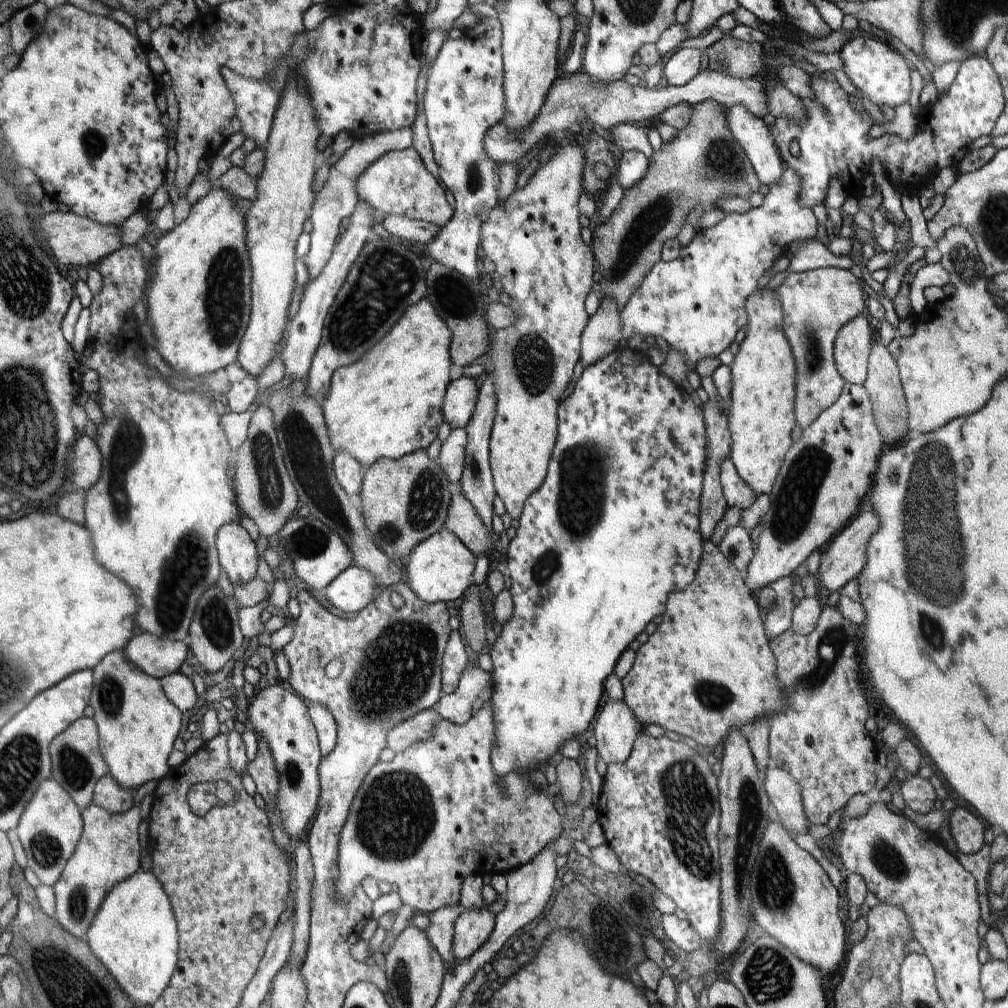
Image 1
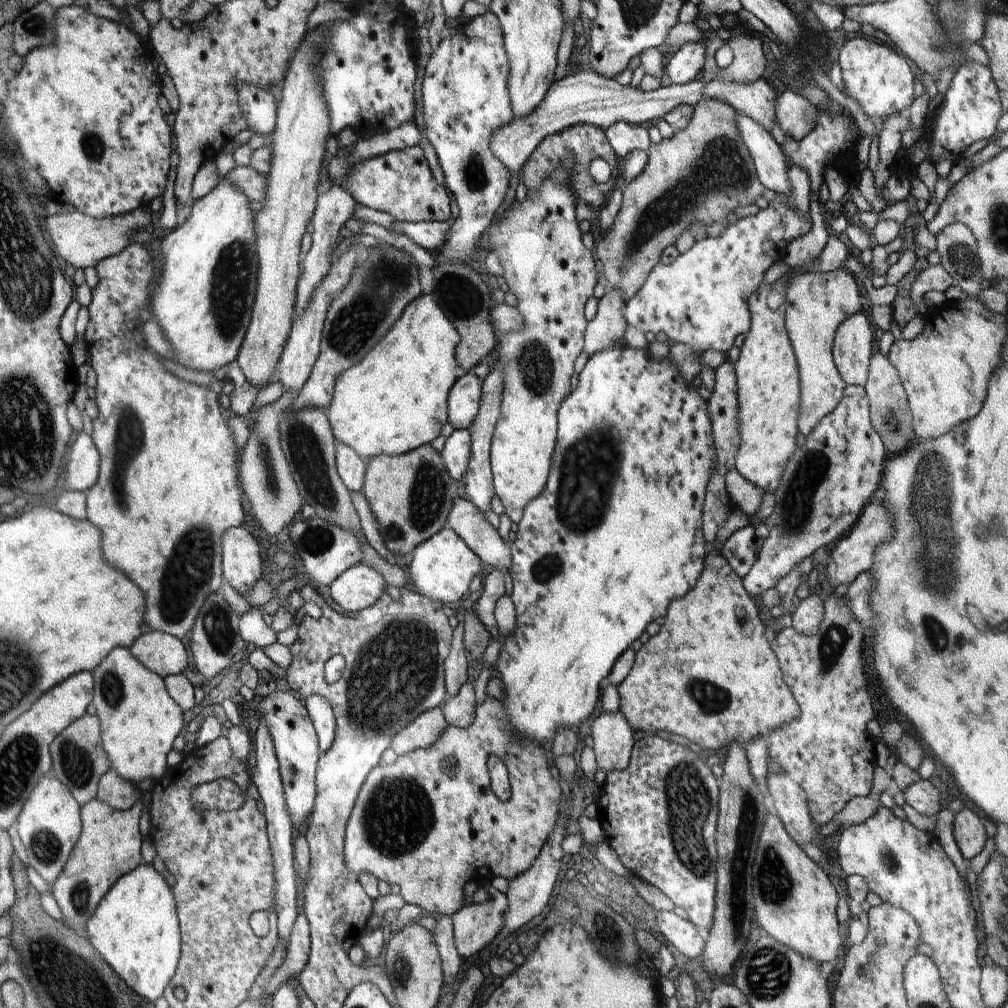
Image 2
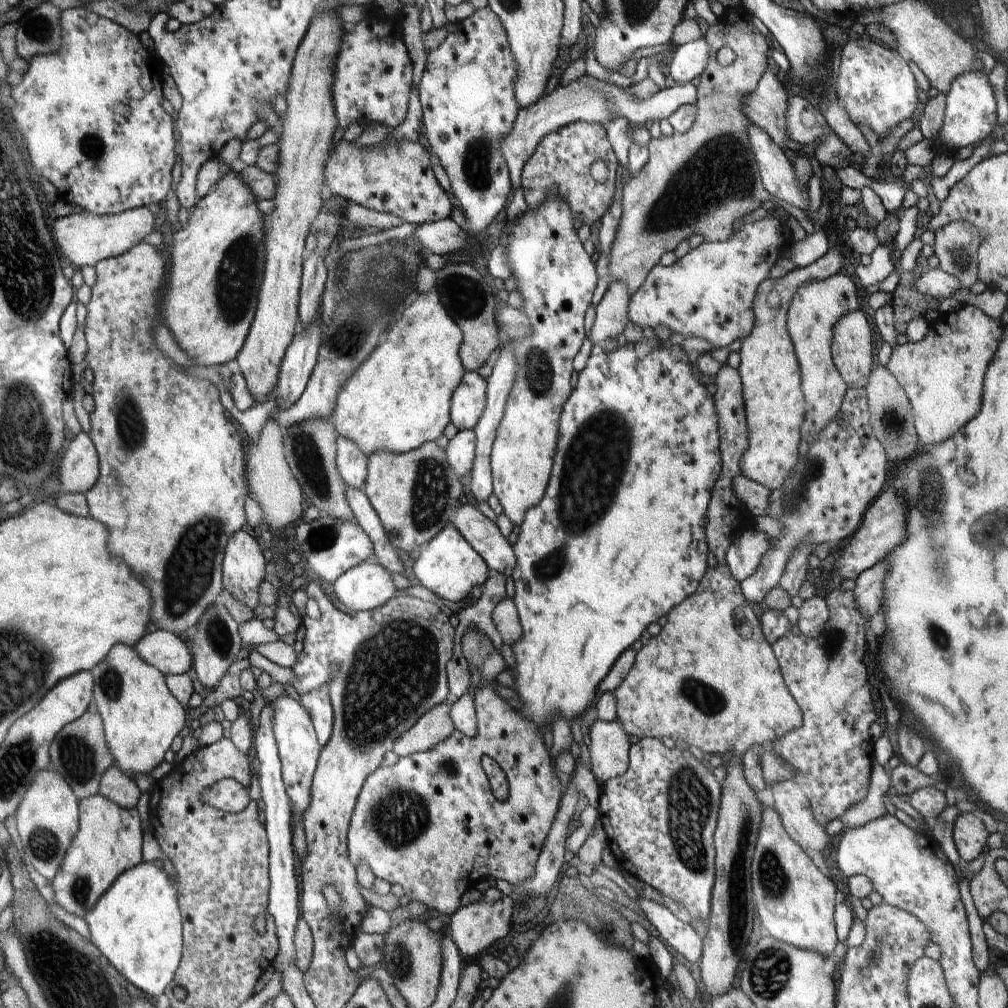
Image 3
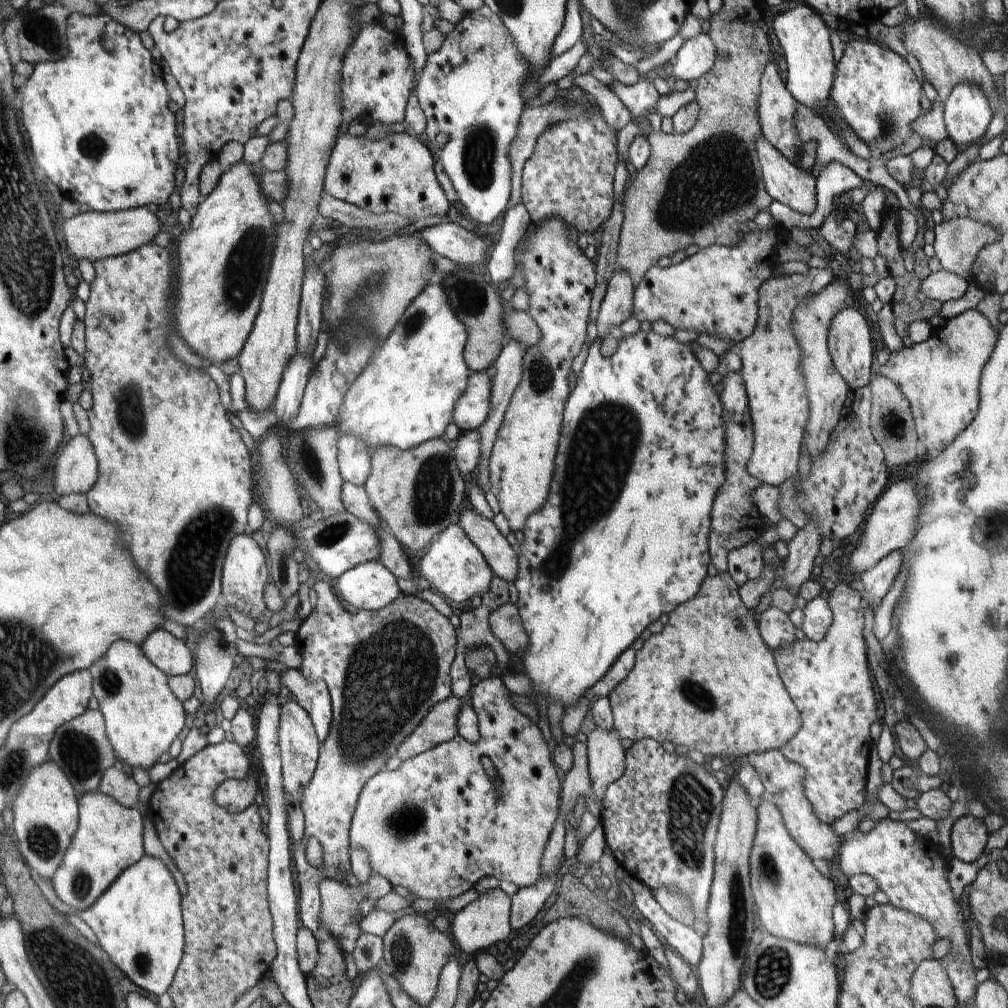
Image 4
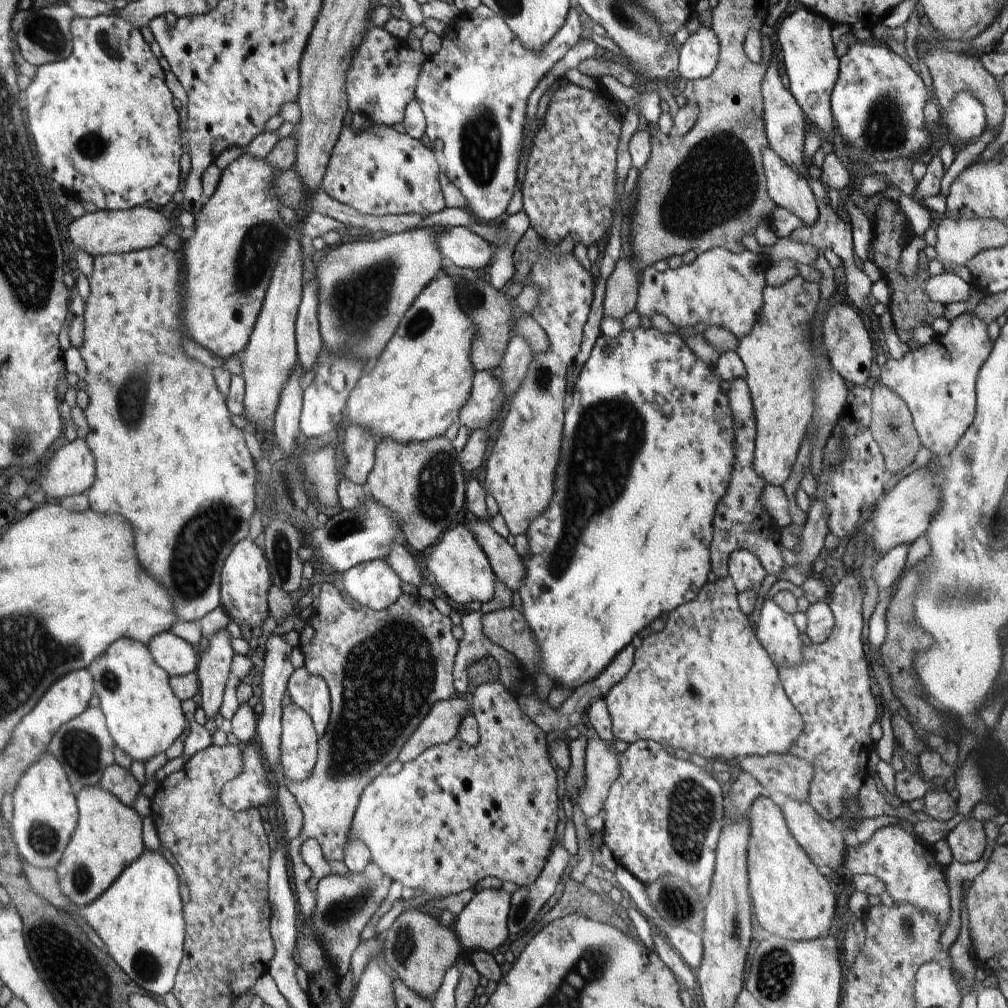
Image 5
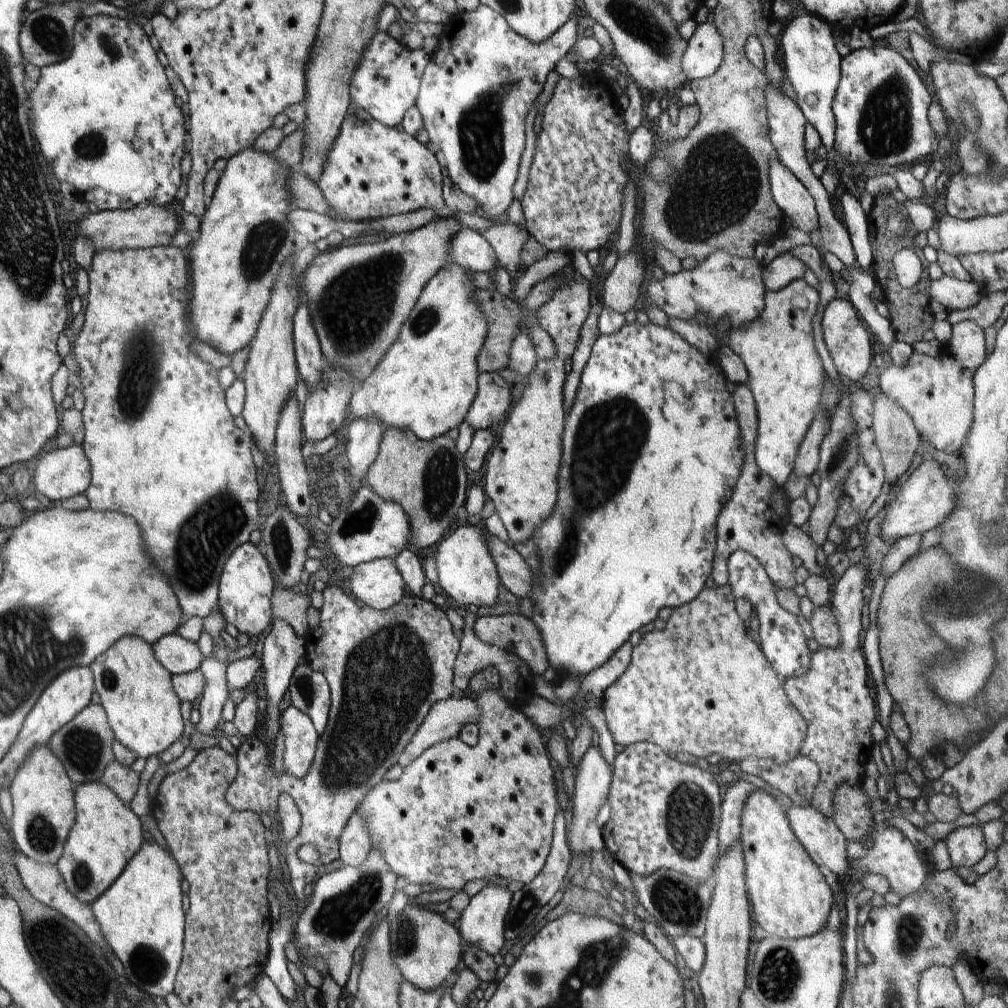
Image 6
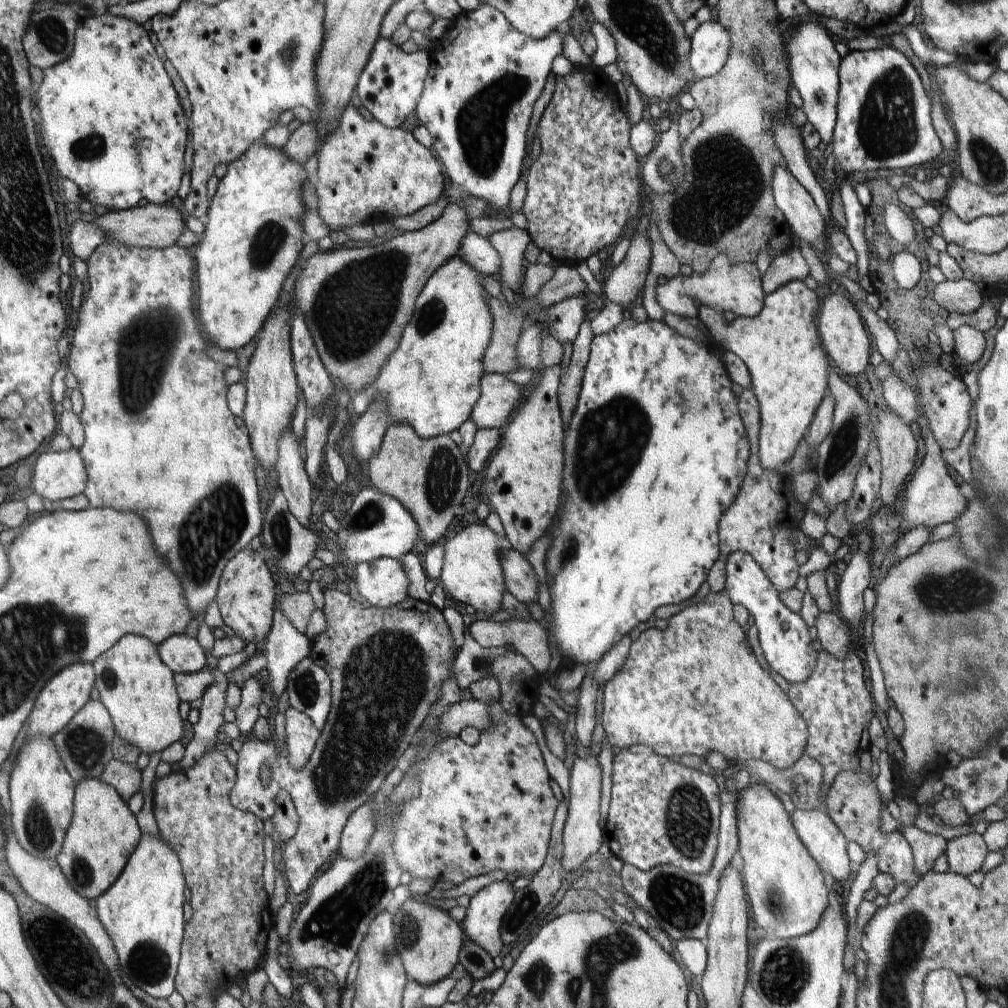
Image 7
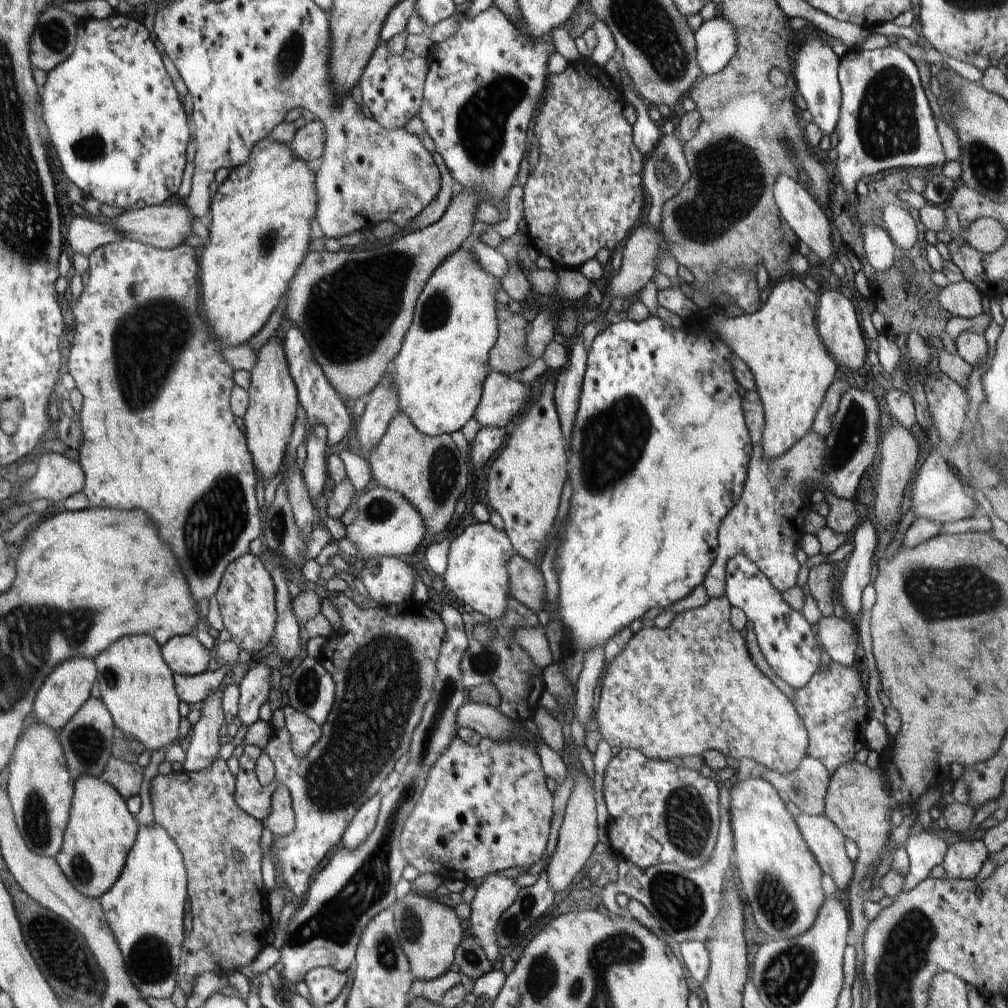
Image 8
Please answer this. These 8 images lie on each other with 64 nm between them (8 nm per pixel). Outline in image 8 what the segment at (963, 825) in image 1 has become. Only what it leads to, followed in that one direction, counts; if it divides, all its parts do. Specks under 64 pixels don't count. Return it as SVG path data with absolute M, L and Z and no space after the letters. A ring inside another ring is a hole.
M981 838L962 840L948 845L942 866L946 876L952 880L975 881L988 858L989 854Z

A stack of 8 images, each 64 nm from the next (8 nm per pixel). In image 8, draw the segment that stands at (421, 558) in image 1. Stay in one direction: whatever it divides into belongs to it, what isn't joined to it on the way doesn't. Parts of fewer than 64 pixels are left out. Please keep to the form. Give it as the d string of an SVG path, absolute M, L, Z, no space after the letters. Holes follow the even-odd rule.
M489 521L468 526L450 543L443 584L458 600L472 606L474 611L484 614L489 620L504 618L511 597L506 566L514 553L506 532L494 528Z

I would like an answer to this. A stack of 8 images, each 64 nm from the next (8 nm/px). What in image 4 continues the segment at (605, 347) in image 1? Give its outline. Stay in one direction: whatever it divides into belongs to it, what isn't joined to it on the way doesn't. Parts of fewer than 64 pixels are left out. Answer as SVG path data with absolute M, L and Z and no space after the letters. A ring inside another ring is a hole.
M617 268L608 282L598 311L598 318L596 318L597 338L604 339L612 328L620 326L622 322L631 317L632 308L634 308L634 291L635 286L632 278Z

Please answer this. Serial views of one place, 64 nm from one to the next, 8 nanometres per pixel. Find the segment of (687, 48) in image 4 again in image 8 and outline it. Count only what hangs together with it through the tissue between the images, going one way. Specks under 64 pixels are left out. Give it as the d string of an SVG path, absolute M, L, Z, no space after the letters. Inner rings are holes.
M718 13L695 32L696 62L702 77L720 72L736 54L736 30Z

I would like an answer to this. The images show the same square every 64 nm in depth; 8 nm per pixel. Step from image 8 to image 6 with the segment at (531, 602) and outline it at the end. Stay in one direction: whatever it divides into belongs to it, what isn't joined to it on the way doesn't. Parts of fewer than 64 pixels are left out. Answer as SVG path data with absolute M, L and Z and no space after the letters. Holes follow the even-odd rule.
M483 525L484 534L488 536L488 548L492 554L492 560L496 562L500 582L516 598L530 598L532 582L534 582L533 570L528 566L526 560L514 549L507 546L505 542L498 540Z

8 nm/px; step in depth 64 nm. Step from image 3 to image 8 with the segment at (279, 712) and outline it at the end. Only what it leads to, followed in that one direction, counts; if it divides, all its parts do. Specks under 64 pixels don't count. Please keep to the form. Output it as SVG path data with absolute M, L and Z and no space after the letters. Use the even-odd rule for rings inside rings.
M292 705L283 708L285 716L285 728L289 732L290 742L292 742L292 752L298 758L306 758L310 748L318 742L322 736L322 728L303 712L294 710Z

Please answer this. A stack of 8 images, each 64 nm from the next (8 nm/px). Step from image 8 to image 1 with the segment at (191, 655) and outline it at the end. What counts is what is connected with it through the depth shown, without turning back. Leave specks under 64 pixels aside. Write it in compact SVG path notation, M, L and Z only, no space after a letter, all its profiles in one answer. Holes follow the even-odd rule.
M143 633L132 636L122 652L136 668L161 679L178 672L186 661L188 646L182 641Z

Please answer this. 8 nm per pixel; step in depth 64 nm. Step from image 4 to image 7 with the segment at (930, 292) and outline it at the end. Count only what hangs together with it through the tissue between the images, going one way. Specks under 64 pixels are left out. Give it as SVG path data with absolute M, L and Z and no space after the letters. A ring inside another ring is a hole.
M968 279L950 281L934 285L933 298L936 304L949 313L972 314L982 306L983 294L980 288Z

